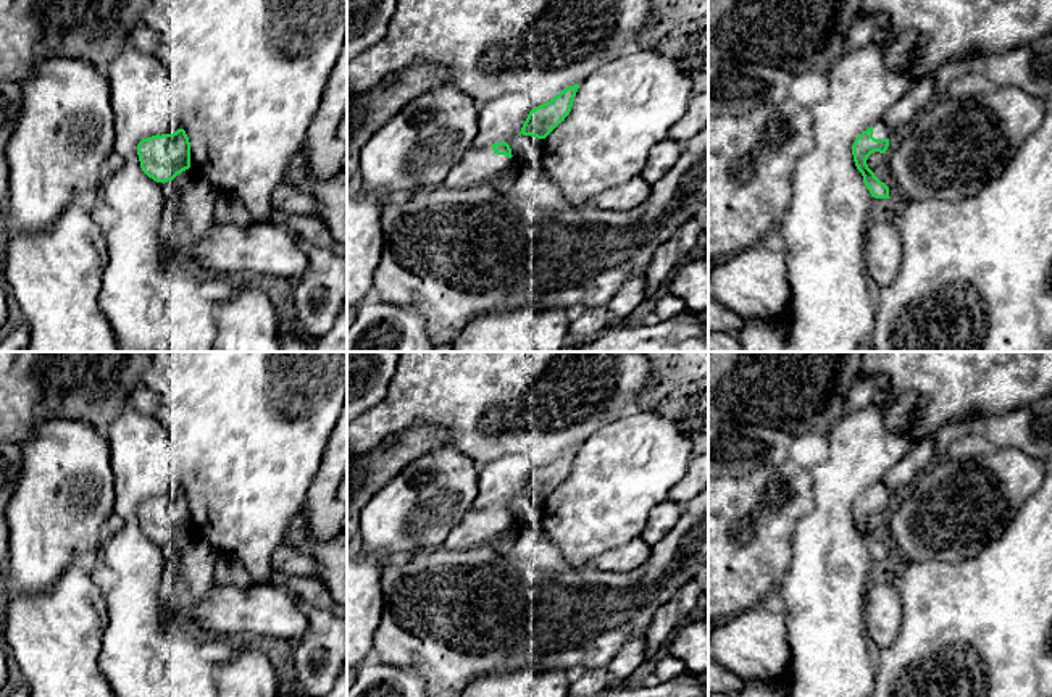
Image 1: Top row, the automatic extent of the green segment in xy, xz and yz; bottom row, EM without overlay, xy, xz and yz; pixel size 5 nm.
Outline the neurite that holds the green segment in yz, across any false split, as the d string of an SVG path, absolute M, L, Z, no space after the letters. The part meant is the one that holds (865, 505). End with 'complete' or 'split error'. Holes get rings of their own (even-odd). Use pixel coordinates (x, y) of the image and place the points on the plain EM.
M881 481L863 492L852 507L855 528L862 534L863 544L875 560L891 560L889 549L875 537L875 534L868 529L866 521L875 513L886 515L891 495L892 494Z; split error

